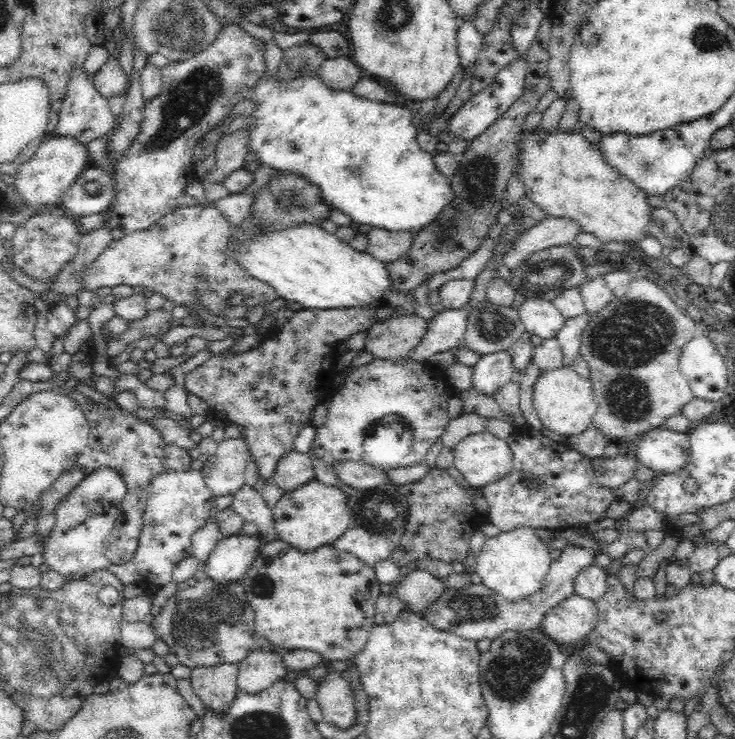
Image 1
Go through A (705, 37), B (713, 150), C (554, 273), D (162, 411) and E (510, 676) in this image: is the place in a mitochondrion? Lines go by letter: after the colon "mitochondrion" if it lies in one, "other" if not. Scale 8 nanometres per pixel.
A: mitochondrion
B: other
C: mitochondrion
D: other
E: mitochondrion

